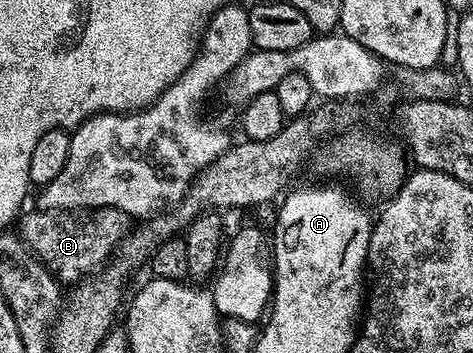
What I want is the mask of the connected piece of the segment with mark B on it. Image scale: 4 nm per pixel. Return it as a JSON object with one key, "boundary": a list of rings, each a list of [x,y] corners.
{"boundary":[[[117,208],[35,211],[25,211],[19,217],[18,235],[28,251],[40,261],[43,271],[64,286],[75,286],[99,273],[117,255],[130,232],[130,217]]]}

